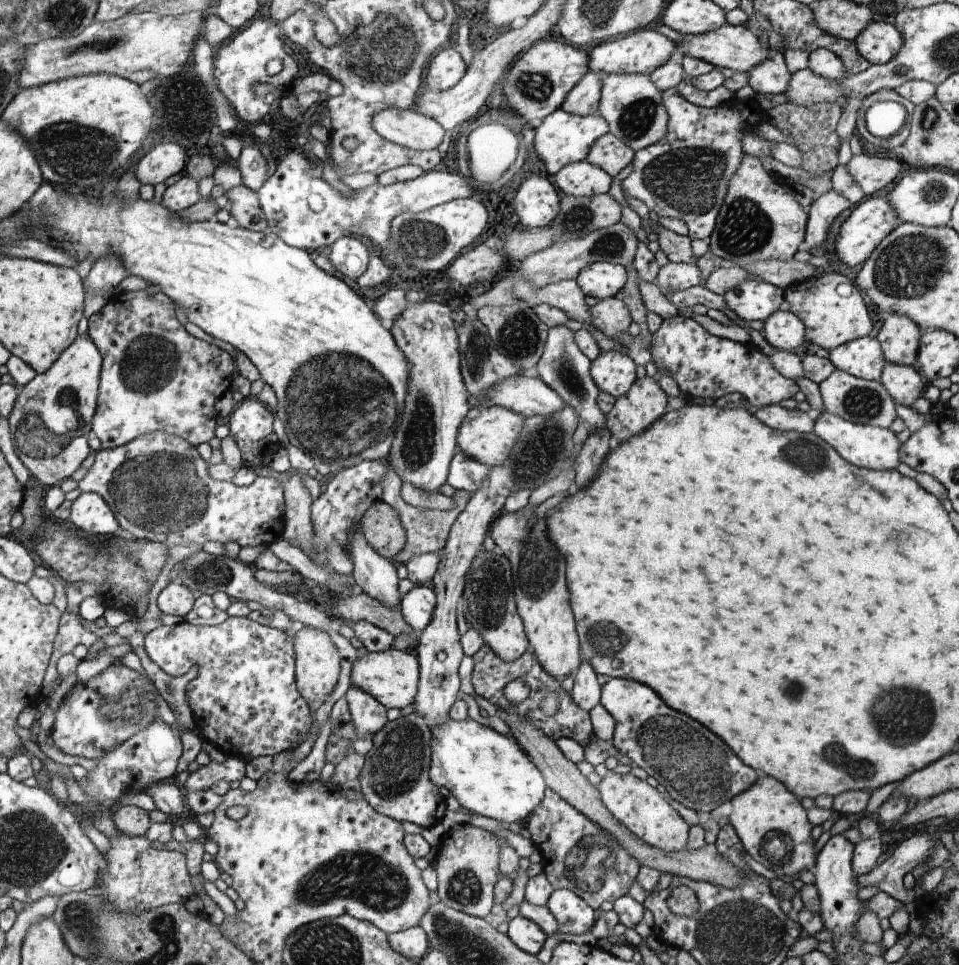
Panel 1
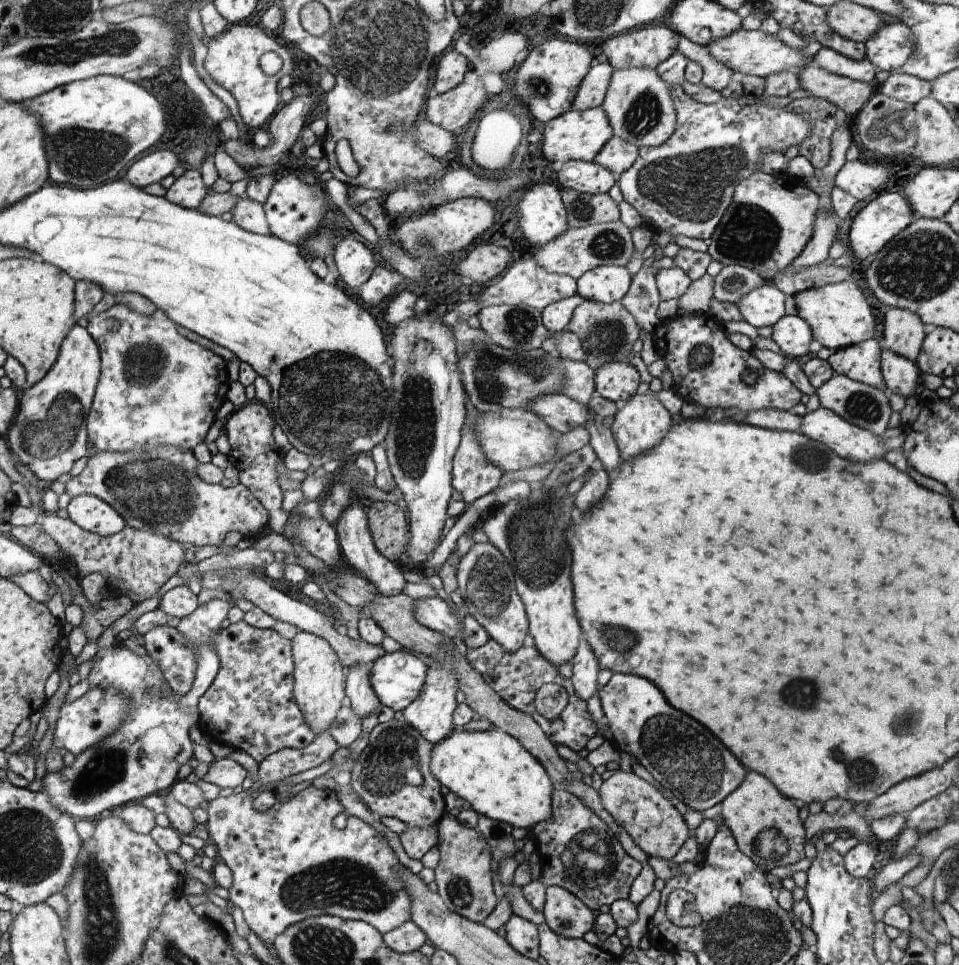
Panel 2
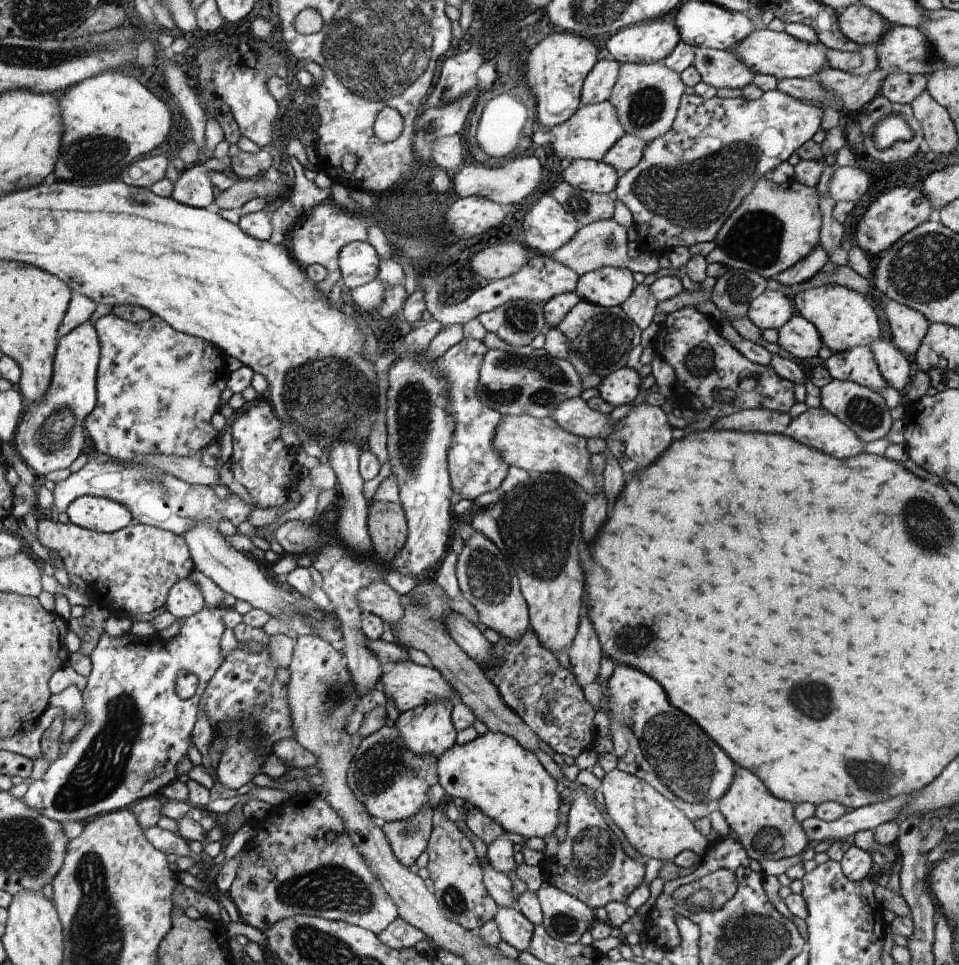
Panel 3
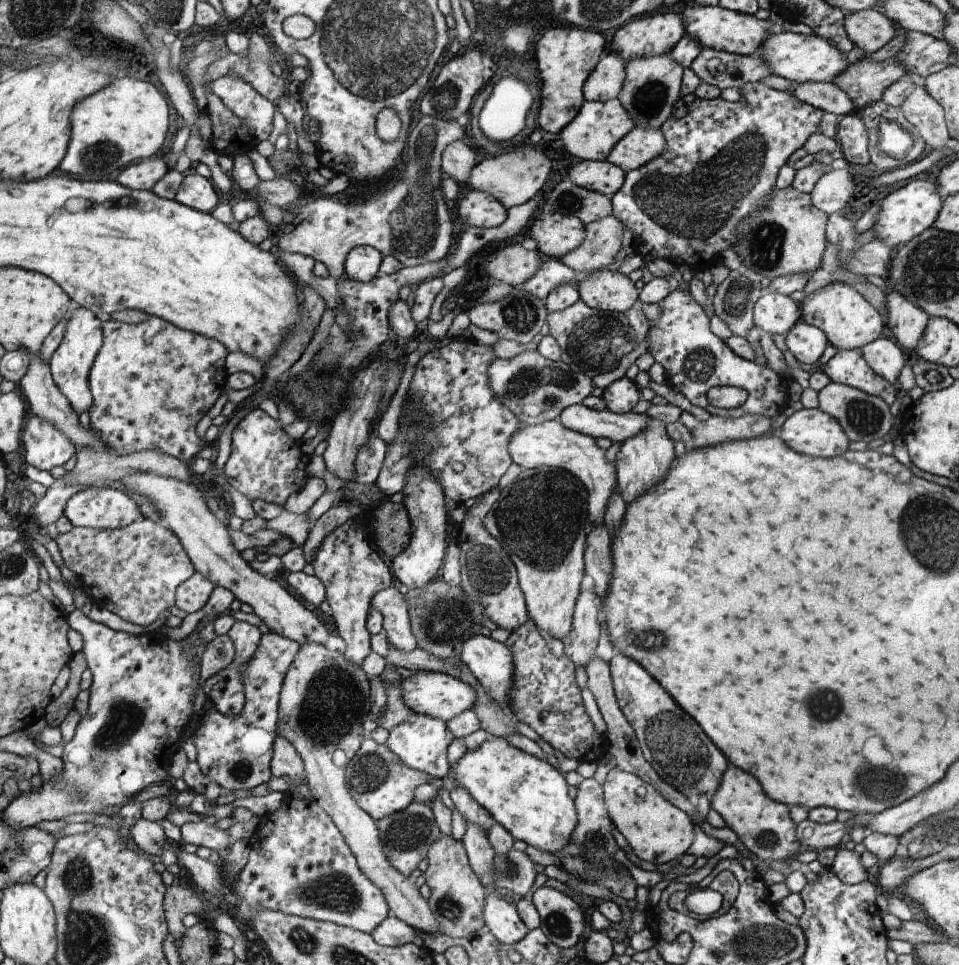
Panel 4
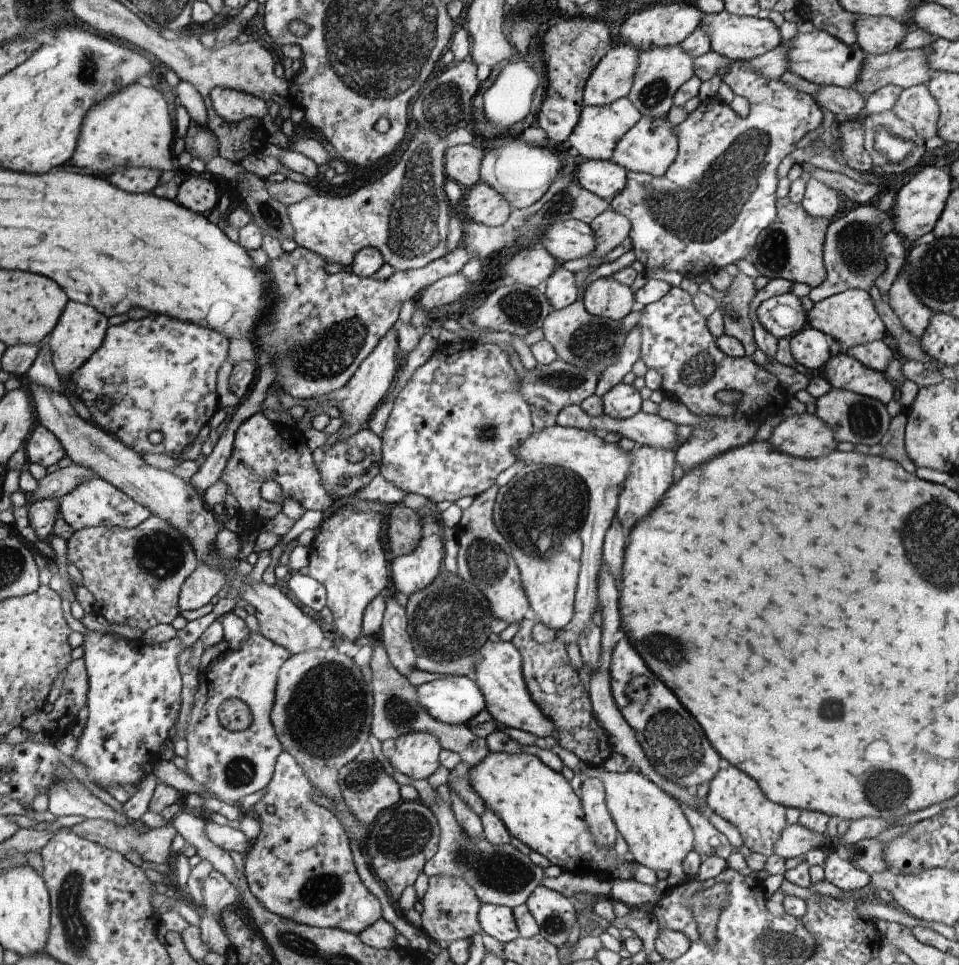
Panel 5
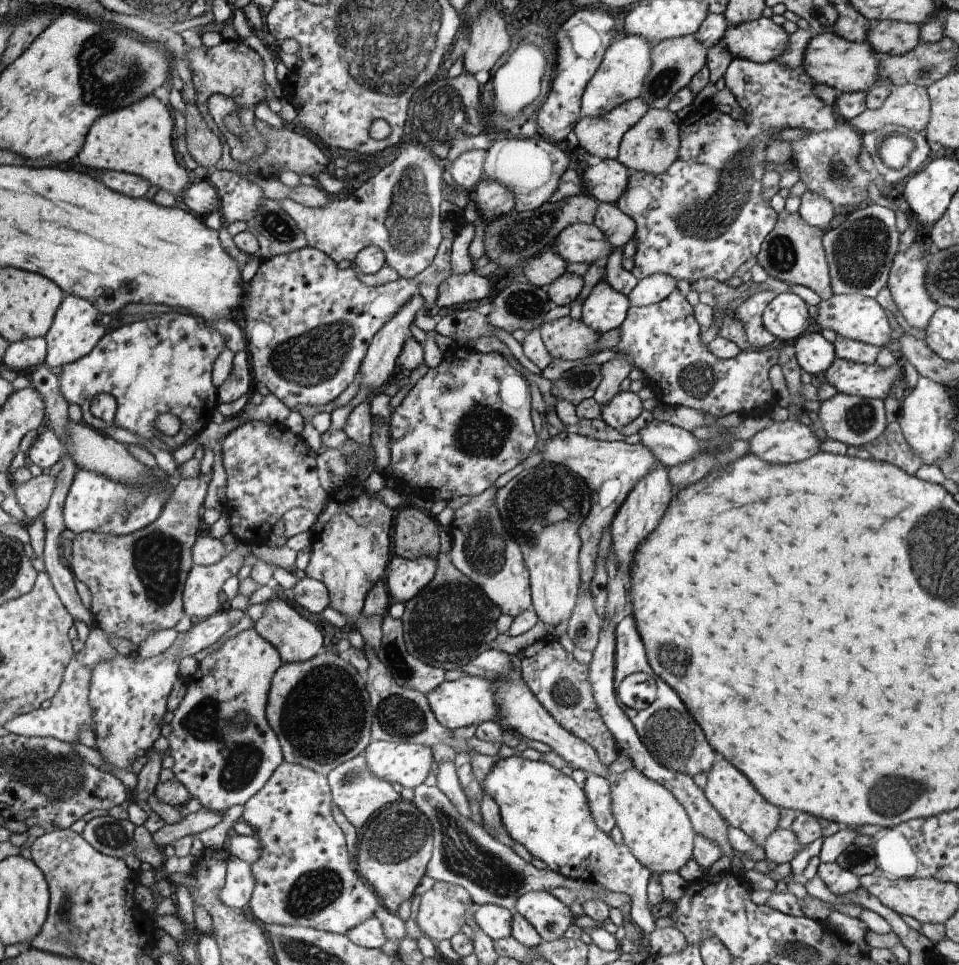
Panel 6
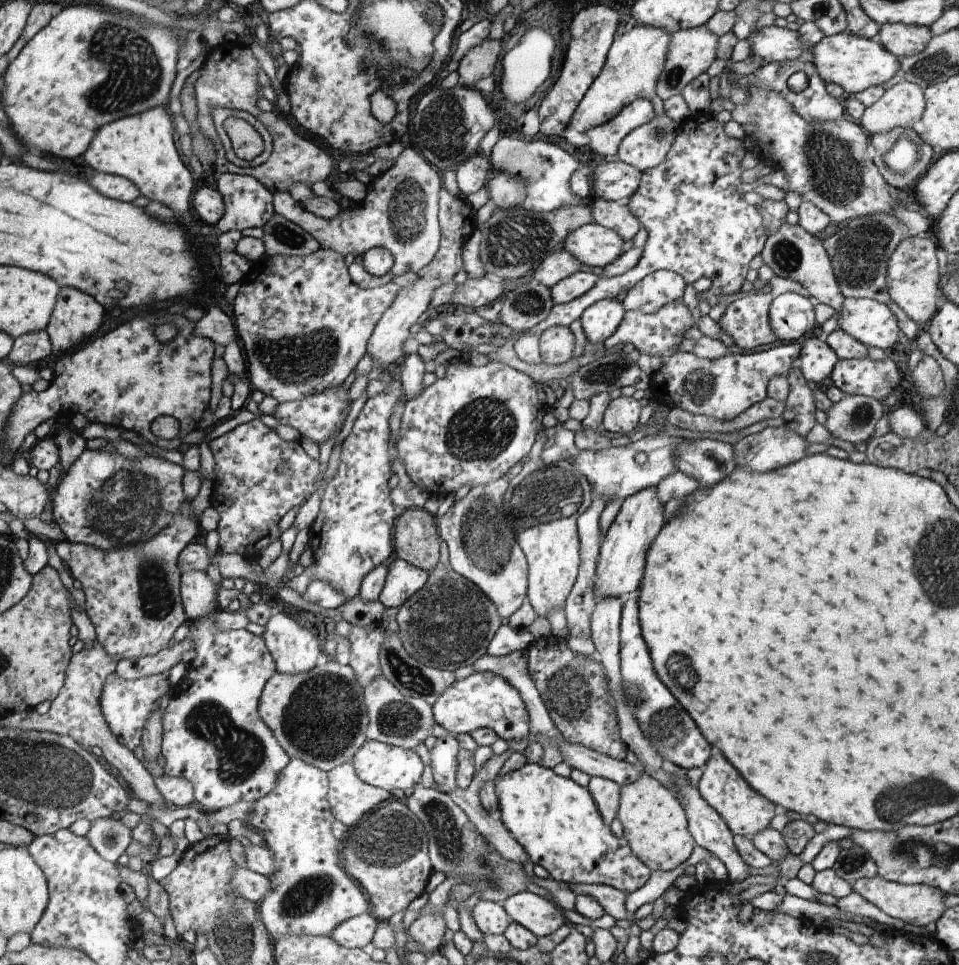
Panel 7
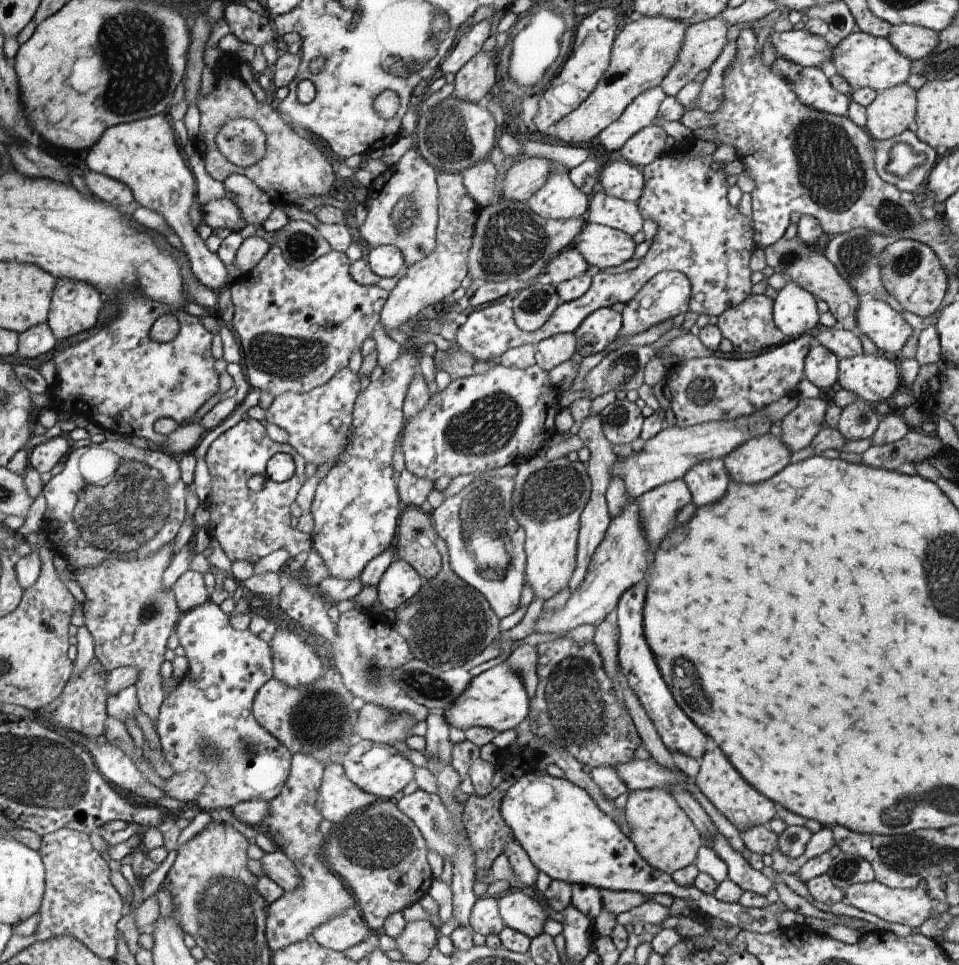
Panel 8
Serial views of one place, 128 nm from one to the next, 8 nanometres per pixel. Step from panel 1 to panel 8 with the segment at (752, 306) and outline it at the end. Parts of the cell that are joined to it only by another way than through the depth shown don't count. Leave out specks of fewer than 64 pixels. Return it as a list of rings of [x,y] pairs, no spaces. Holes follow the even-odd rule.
[[[793,281],[778,291],[773,300],[773,319],[776,326],[786,335],[799,337],[818,324],[817,300],[810,291],[804,290]]]

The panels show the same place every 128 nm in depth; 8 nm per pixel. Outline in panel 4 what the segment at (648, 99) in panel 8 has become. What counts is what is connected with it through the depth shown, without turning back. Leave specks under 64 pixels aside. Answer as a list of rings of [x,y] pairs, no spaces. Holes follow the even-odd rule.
[[[616,97],[606,102],[585,101],[574,120],[569,122],[558,134],[562,141],[562,148],[572,156],[576,156],[582,161],[606,161],[612,150],[616,148],[617,142],[635,128],[634,118]]]

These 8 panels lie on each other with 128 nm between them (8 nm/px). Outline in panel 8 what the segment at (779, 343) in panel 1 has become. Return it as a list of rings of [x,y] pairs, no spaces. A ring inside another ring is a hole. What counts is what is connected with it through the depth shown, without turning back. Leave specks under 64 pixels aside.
[[[814,342],[805,358],[804,377],[818,388],[835,387],[839,358],[819,342]]]

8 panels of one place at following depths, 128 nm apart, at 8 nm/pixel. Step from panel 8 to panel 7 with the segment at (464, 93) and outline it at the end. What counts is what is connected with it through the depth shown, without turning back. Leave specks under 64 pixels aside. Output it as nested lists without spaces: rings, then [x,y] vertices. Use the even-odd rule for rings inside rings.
[[[486,37],[478,46],[474,46],[460,61],[457,70],[460,76],[459,84],[476,90],[479,80],[492,76],[498,56],[502,52],[504,40]]]

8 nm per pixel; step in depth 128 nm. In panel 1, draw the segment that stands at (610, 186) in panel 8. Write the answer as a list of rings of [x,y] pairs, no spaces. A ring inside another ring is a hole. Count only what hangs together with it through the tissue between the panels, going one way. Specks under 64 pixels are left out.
[[[588,161],[566,165],[555,174],[558,191],[565,196],[596,197],[608,193],[612,176]]]

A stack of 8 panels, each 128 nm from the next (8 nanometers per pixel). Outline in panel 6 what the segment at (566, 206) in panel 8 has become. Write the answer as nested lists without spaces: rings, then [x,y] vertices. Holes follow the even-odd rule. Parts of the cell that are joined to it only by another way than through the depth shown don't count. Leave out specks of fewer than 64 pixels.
[[[541,135],[522,139],[513,137],[493,141],[492,147],[487,151],[484,175],[514,192],[518,200],[515,211],[531,211],[553,199],[561,186],[561,178],[566,173],[568,164],[570,160],[566,154]]]

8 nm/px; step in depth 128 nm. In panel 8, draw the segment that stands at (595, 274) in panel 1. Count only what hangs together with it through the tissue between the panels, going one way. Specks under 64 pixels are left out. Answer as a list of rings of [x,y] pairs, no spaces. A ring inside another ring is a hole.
[[[602,307],[586,317],[575,330],[577,352],[583,357],[602,352],[616,340],[624,325],[624,316],[612,307]]]

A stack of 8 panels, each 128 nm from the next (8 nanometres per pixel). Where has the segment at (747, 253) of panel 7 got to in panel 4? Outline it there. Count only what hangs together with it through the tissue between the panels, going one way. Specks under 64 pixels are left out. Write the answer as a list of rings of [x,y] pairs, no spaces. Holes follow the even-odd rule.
[[[760,81],[746,83],[740,88],[740,93],[744,96],[746,104],[742,104],[740,101],[735,103],[729,102],[722,99],[722,97],[714,99],[696,97],[691,104],[687,105],[687,113],[684,117],[676,118],[672,116],[666,120],[660,128],[662,132],[664,132],[665,141],[667,142],[664,153],[662,153],[660,157],[648,161],[643,167],[625,173],[625,180],[622,188],[618,190],[617,193],[610,196],[613,203],[612,215],[634,231],[633,246],[635,247],[635,251],[643,255],[647,260],[664,258],[676,266],[686,264],[686,266],[689,266],[694,272],[720,263],[720,250],[726,248],[730,249],[734,241],[737,240],[737,232],[741,228],[741,222],[745,221],[746,217],[752,217],[754,213],[757,213],[757,210],[761,209],[762,205],[766,205],[765,198],[772,197],[776,177],[778,172],[780,172],[780,168],[782,168],[784,164],[787,164],[788,158],[792,156],[792,153],[796,149],[803,147],[806,140],[818,130],[820,121],[825,113],[823,110],[814,108],[814,106],[807,102],[798,100],[798,98],[789,91],[776,90],[774,87],[766,86]]]

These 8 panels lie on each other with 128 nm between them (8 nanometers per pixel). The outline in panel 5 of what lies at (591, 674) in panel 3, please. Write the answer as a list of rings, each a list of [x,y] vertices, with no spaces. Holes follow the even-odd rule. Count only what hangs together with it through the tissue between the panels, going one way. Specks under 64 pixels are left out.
[[[558,424],[549,428],[538,429],[526,442],[516,448],[517,460],[525,465],[543,465],[548,467],[564,467],[573,470],[585,483],[589,492],[590,511],[585,518],[585,526],[581,530],[581,539],[584,542],[584,553],[581,556],[581,580],[577,582],[576,612],[573,620],[564,629],[556,631],[558,640],[562,640],[568,647],[576,643],[594,624],[594,612],[598,606],[599,594],[596,586],[599,585],[602,566],[602,544],[605,544],[606,534],[617,516],[619,498],[623,486],[632,470],[633,456],[618,448],[616,444],[609,444],[604,439],[587,430],[574,427],[563,427]]]

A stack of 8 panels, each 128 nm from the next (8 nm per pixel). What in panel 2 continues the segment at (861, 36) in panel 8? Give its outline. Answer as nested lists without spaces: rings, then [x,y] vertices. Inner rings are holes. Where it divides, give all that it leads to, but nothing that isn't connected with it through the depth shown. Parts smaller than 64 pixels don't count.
[[[740,28],[738,32],[729,34],[722,40],[714,41],[706,46],[709,55],[718,62],[730,67],[733,72],[741,72],[743,75],[756,75],[765,77],[770,73],[778,71],[792,70],[794,73],[800,72],[812,59],[806,59],[801,50],[795,50],[786,46],[778,39],[777,34],[770,35],[762,30],[745,30]]]

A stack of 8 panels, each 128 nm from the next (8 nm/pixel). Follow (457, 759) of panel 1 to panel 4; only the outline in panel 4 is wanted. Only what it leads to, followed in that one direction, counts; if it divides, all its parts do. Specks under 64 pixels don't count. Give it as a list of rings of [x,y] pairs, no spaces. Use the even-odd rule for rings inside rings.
[[[491,736],[478,748],[466,751],[459,760],[450,764],[448,774],[442,780],[441,787],[446,787],[448,792],[455,787],[465,788],[495,818],[495,822],[501,824],[516,840],[550,853],[562,849],[572,840],[577,826],[577,811],[575,802],[568,796],[564,776],[550,763],[511,745],[508,738]]]

